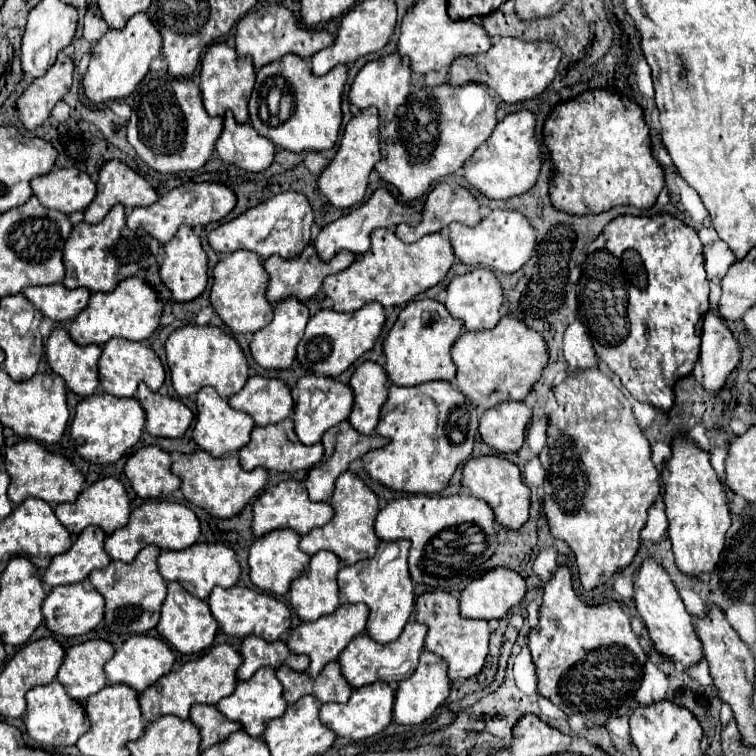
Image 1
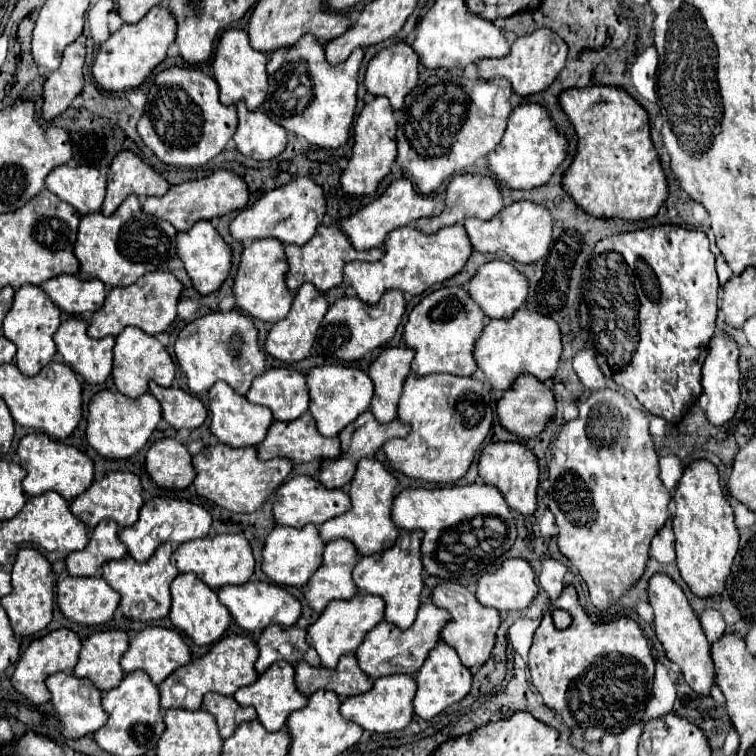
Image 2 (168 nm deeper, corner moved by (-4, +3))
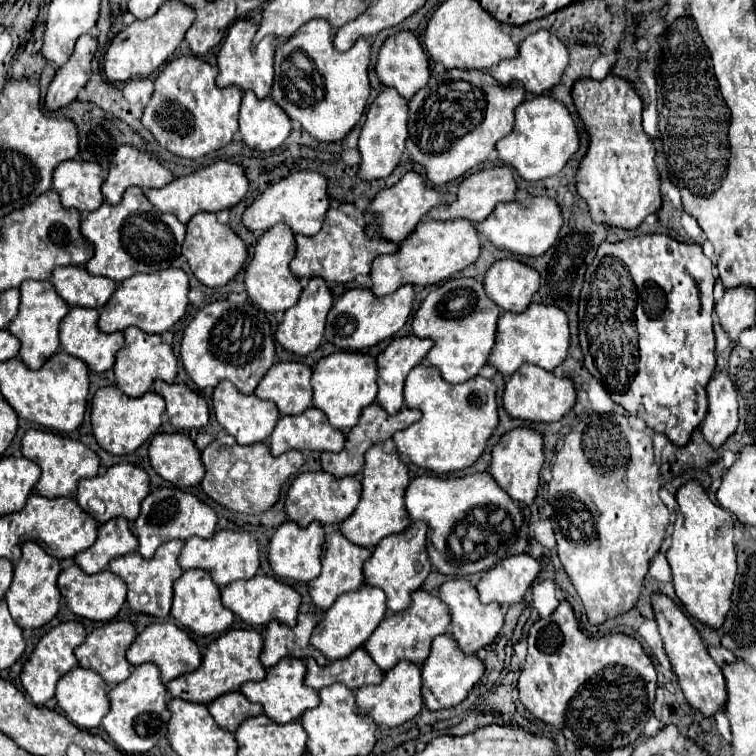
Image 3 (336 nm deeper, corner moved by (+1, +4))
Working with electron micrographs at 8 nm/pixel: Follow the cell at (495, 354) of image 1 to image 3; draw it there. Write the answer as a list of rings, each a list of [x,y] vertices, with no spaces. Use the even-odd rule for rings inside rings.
[[[529,304],[521,314],[503,312],[497,320],[497,340],[489,354],[489,366],[497,368],[505,378],[511,376],[523,362],[541,366],[553,372],[567,356],[569,344],[569,320],[565,312],[559,312],[555,306],[547,304]]]

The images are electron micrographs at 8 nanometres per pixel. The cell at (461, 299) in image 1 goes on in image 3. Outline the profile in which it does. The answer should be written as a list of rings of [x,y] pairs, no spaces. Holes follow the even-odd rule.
[[[515,258],[495,262],[483,278],[485,294],[503,312],[523,312],[531,304],[531,296],[537,292],[537,284],[537,270],[521,264]]]

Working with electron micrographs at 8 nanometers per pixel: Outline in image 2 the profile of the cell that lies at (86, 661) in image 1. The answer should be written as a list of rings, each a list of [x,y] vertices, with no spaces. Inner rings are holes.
[[[114,629],[94,633],[82,643],[80,661],[74,667],[74,675],[90,679],[104,693],[124,679],[120,659],[126,653],[126,649],[128,649],[126,631]]]

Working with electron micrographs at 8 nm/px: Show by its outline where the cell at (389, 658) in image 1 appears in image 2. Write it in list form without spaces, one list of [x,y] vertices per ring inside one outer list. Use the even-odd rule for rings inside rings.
[[[424,603],[420,605],[418,611],[418,619],[414,621],[412,627],[408,629],[398,629],[394,625],[390,625],[388,621],[378,623],[364,639],[364,643],[358,647],[356,657],[358,657],[358,665],[360,669],[372,677],[386,677],[386,675],[396,675],[396,673],[406,673],[406,675],[416,675],[418,669],[422,667],[422,663],[426,661],[428,653],[432,647],[436,647],[436,643],[440,641],[440,631],[442,627],[450,621],[450,613],[446,609],[440,609],[432,603]]]

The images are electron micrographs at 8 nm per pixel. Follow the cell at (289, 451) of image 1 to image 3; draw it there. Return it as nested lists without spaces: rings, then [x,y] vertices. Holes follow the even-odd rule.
[[[307,408],[297,416],[281,416],[269,438],[269,452],[279,456],[289,450],[301,452],[341,452],[345,434],[325,420],[317,408]]]

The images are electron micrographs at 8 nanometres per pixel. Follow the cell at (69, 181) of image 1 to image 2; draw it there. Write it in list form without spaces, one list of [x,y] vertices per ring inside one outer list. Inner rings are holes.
[[[56,167],[46,177],[46,187],[78,209],[80,215],[100,211],[106,193],[106,175],[94,167]]]

